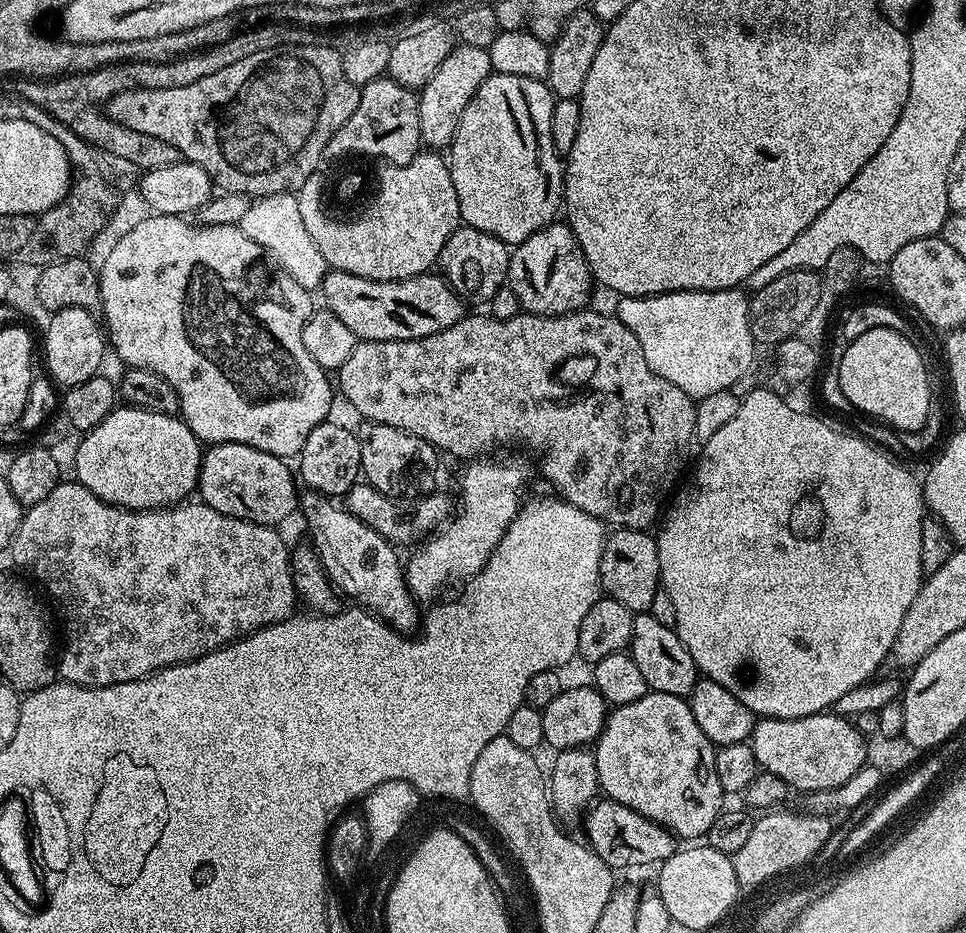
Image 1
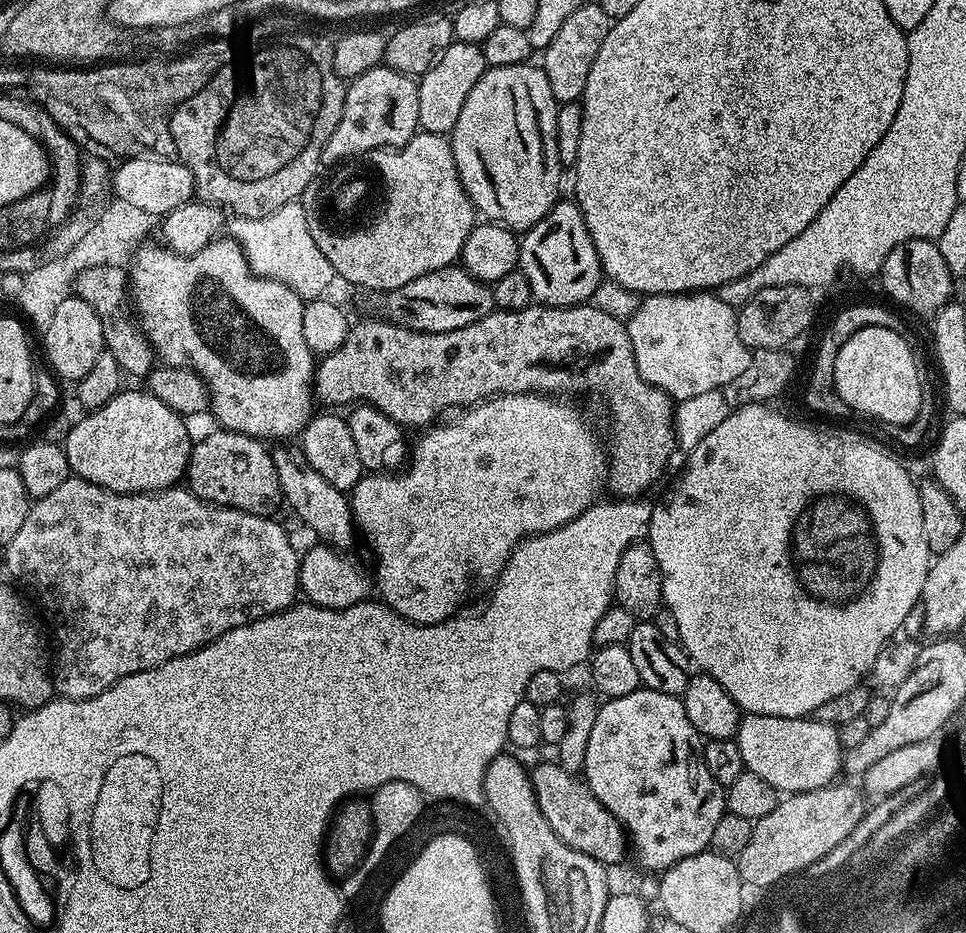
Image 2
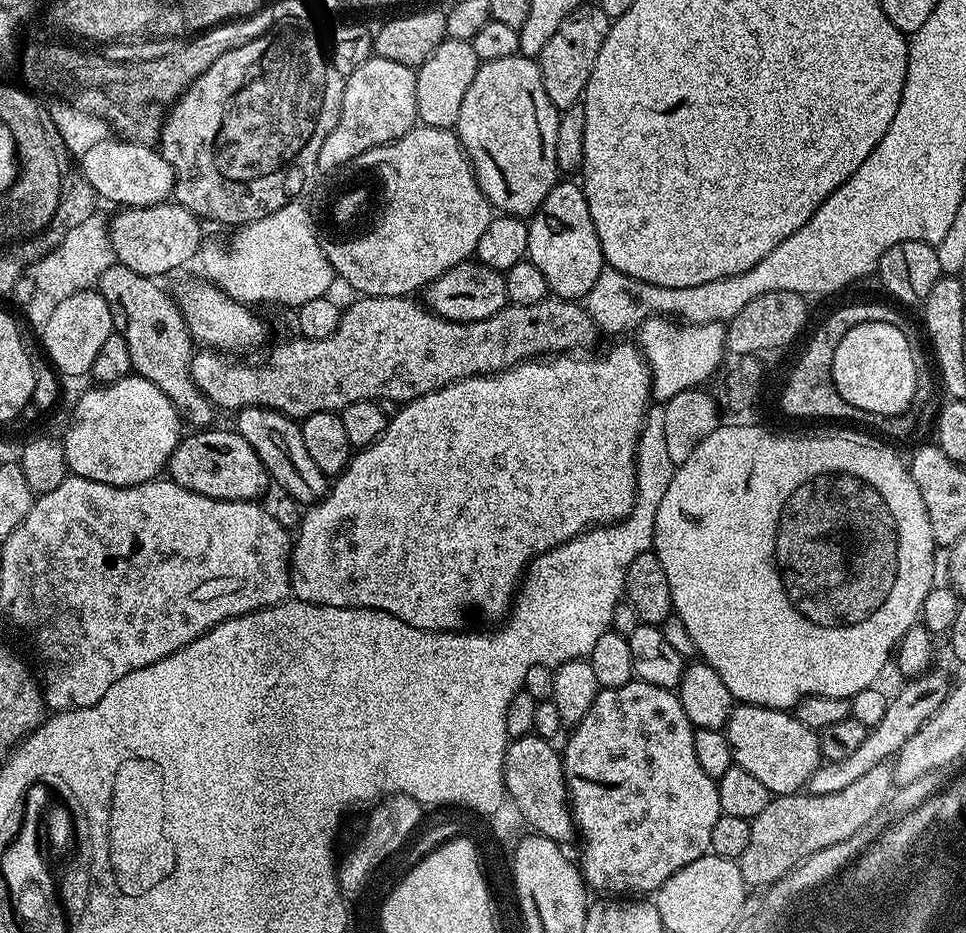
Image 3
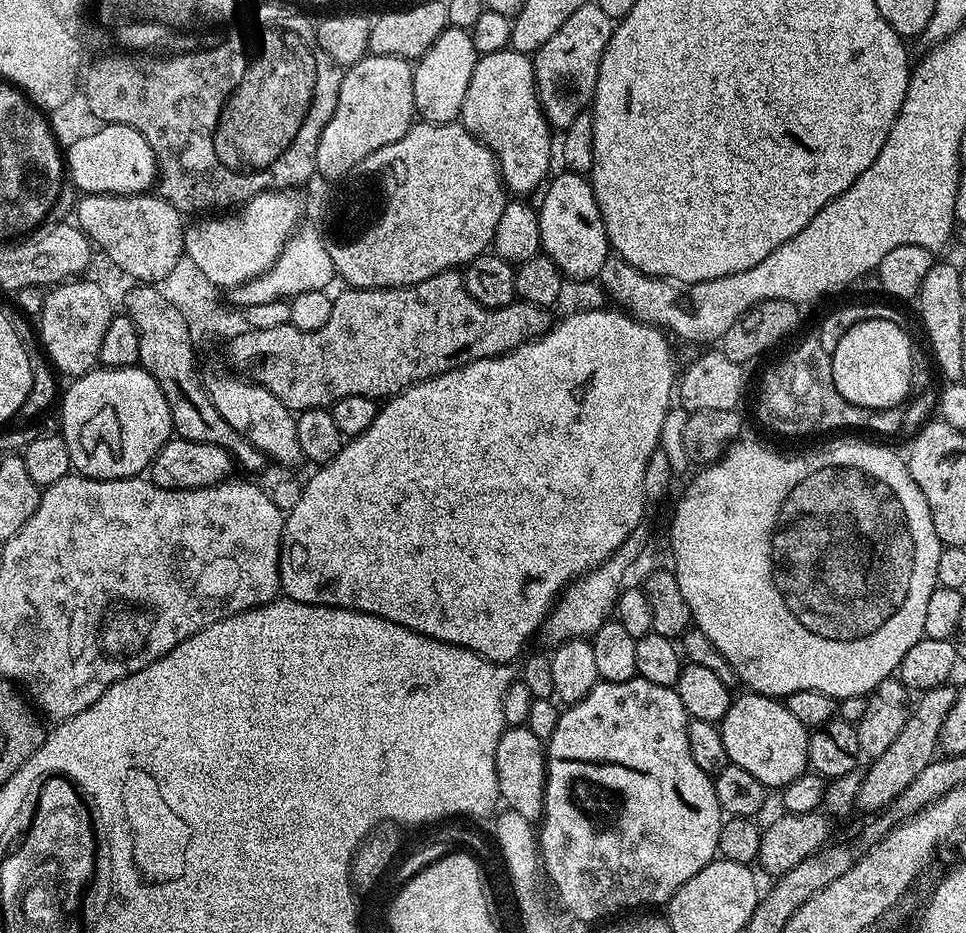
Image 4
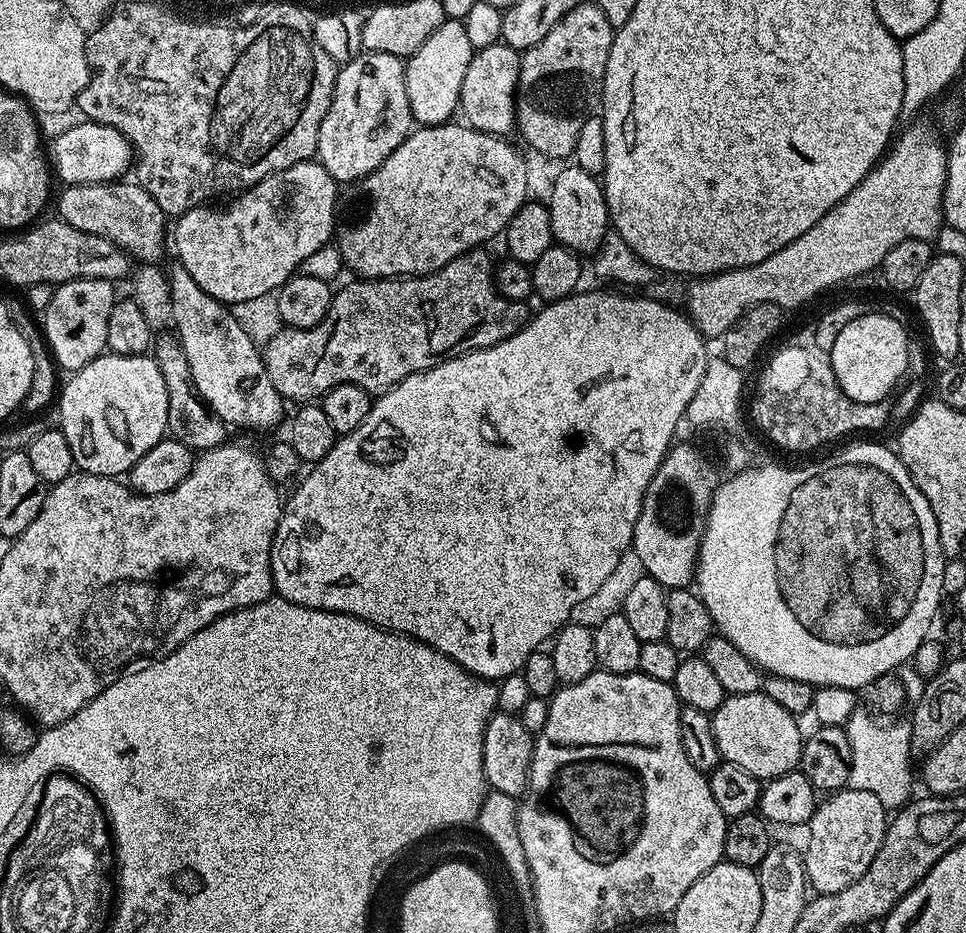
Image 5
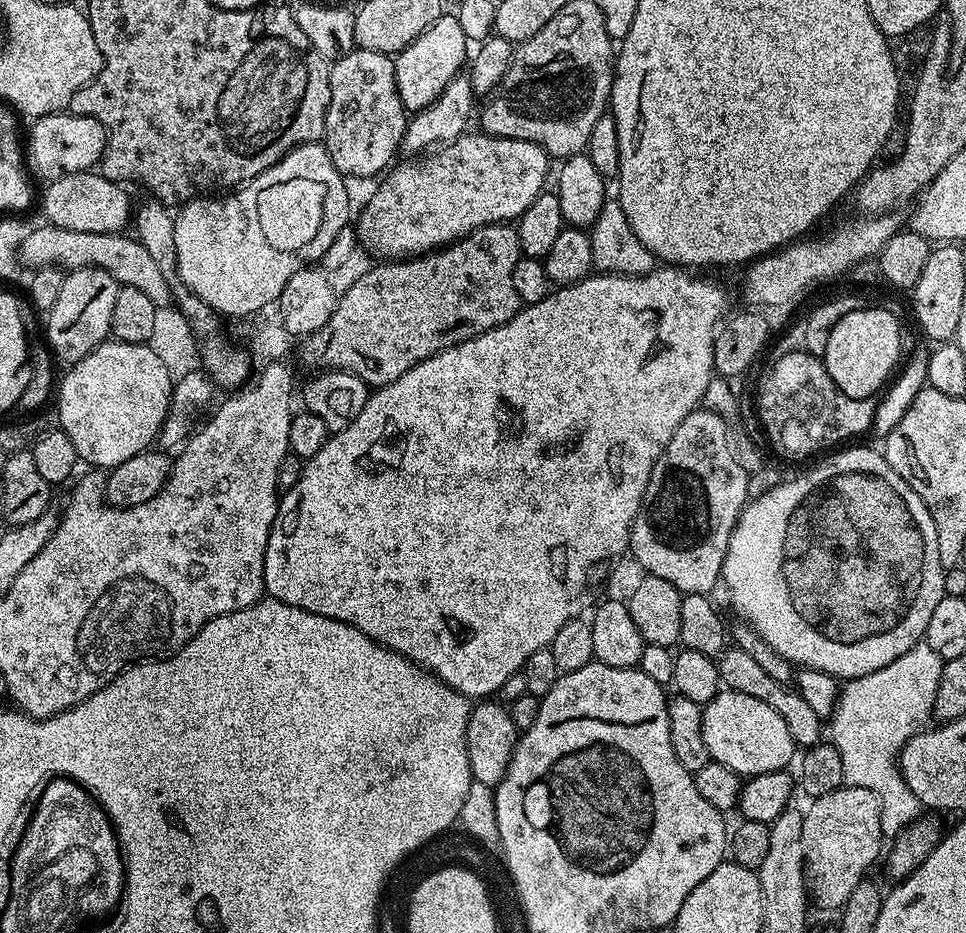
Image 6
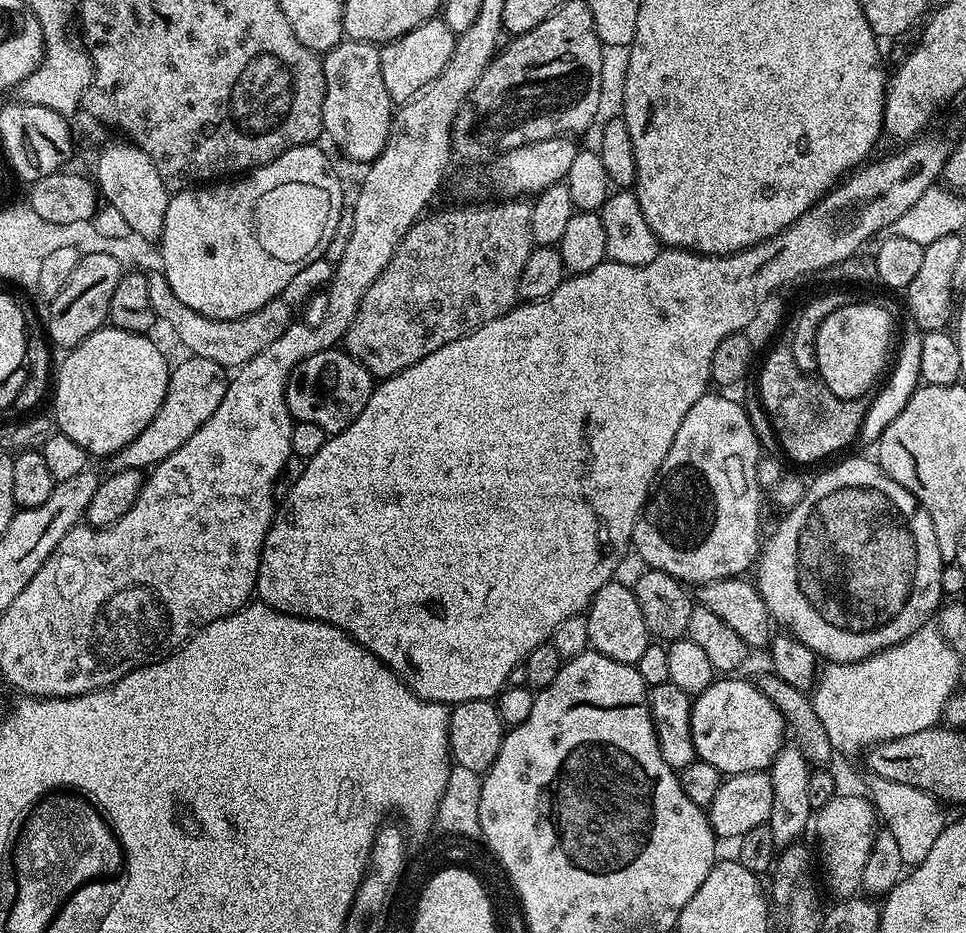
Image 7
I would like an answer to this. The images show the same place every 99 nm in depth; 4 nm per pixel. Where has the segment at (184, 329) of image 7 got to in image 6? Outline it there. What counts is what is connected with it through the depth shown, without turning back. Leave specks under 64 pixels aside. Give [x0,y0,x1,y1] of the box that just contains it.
[20,223,173,308]

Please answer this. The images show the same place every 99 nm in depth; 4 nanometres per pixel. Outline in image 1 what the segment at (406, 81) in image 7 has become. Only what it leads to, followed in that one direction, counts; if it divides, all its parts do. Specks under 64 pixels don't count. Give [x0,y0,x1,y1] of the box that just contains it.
[418,44,493,150]

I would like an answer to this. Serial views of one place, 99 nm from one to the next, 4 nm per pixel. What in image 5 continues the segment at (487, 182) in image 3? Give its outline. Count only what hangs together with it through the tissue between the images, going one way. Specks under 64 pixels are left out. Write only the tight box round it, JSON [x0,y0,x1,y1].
[459,42,521,137]

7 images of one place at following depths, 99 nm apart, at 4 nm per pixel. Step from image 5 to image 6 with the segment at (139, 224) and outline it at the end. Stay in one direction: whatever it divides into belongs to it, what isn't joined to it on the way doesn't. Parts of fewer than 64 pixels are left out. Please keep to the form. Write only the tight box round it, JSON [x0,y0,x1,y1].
[42,172,132,233]

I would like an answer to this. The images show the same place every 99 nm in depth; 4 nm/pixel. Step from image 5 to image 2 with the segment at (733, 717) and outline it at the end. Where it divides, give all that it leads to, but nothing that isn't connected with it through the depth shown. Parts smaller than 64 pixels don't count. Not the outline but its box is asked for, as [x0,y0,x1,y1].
[734,715,842,794]

